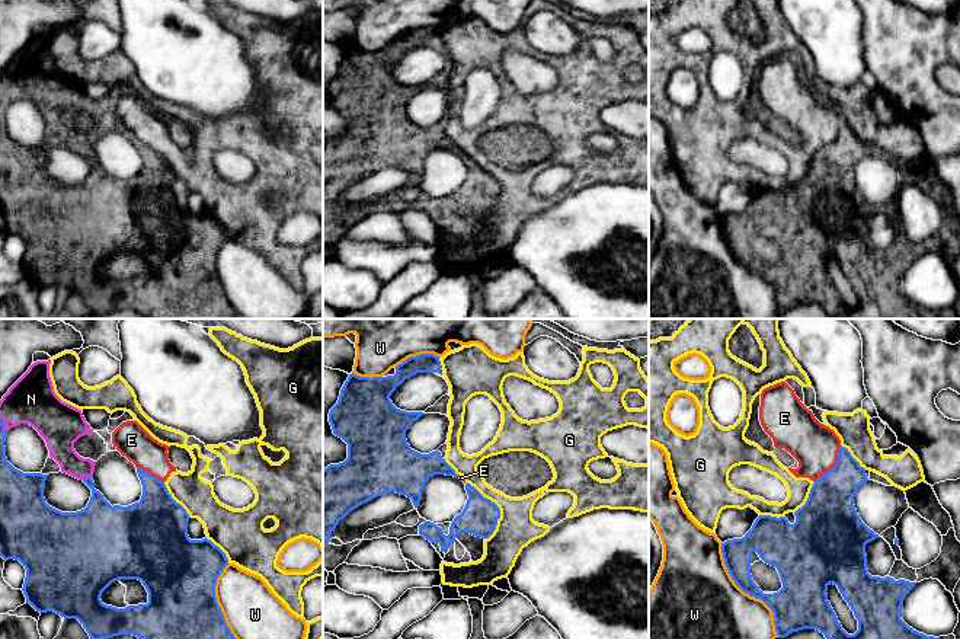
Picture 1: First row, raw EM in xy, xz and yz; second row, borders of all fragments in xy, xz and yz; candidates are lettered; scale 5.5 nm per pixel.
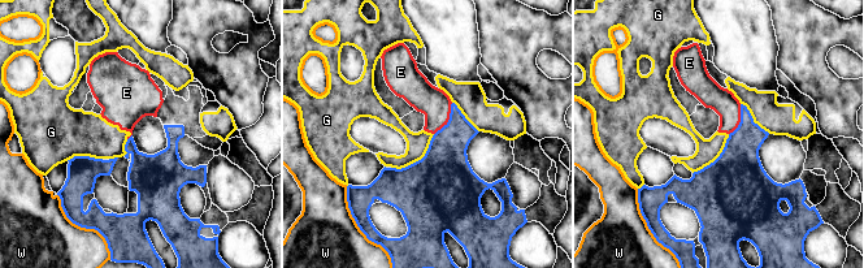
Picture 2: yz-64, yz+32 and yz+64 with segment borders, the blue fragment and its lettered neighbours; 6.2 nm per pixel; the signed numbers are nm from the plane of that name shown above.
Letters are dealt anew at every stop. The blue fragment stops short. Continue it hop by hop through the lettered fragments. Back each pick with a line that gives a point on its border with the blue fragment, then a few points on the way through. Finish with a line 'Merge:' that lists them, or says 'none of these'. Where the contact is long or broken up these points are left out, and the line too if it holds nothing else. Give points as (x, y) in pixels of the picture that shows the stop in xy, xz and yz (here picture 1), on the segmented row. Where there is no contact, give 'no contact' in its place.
N: meets blue in xy at (86, 478)
Merge: N

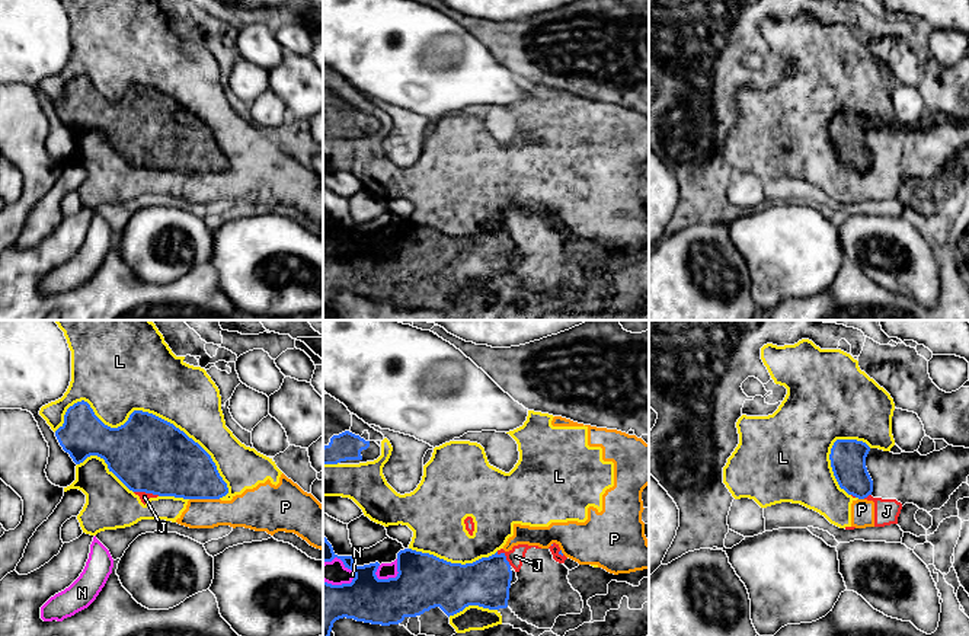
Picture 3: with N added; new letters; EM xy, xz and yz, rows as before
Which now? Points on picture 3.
Merge: none of these

